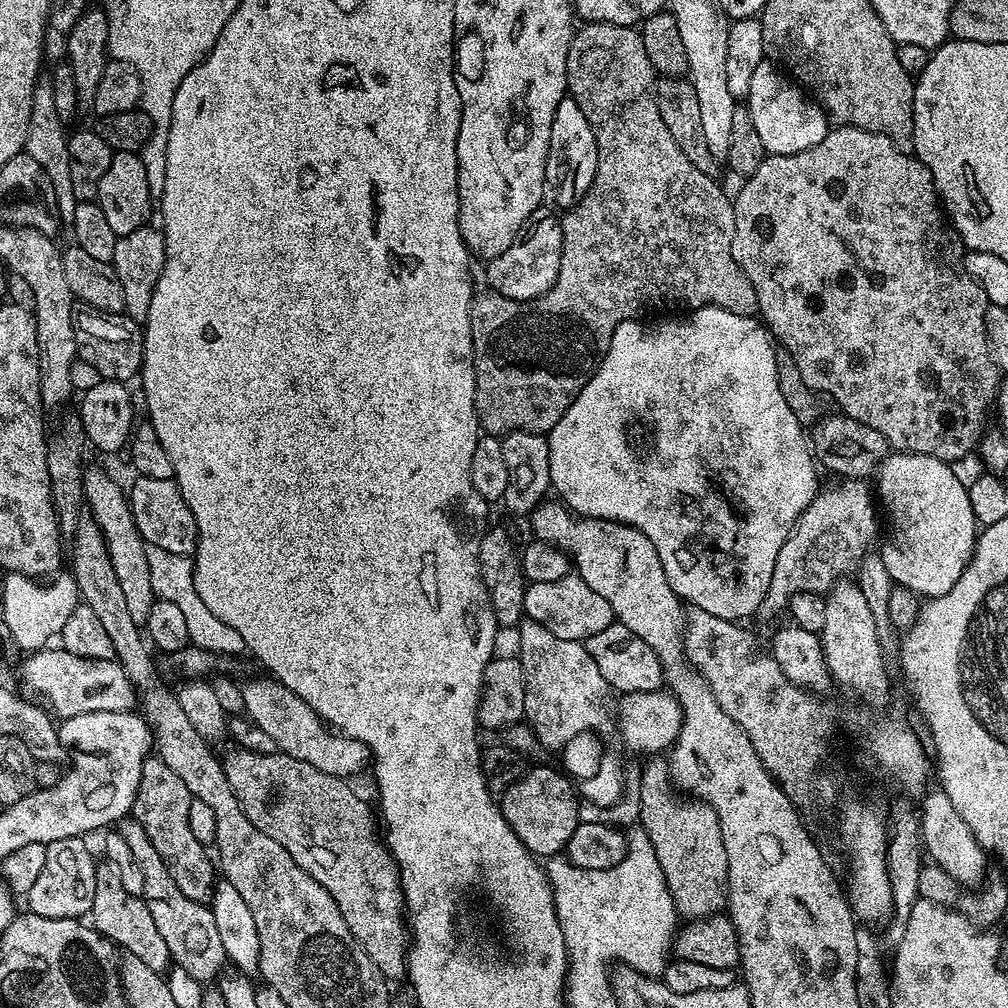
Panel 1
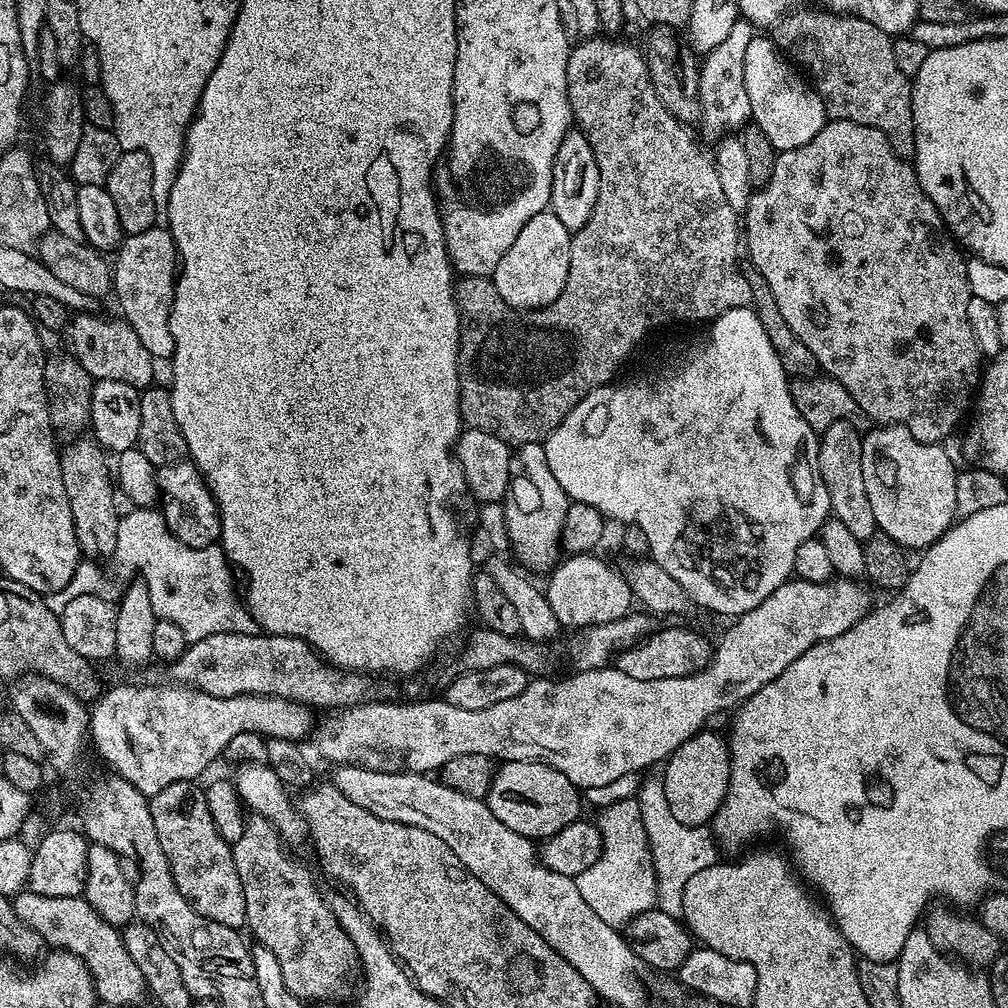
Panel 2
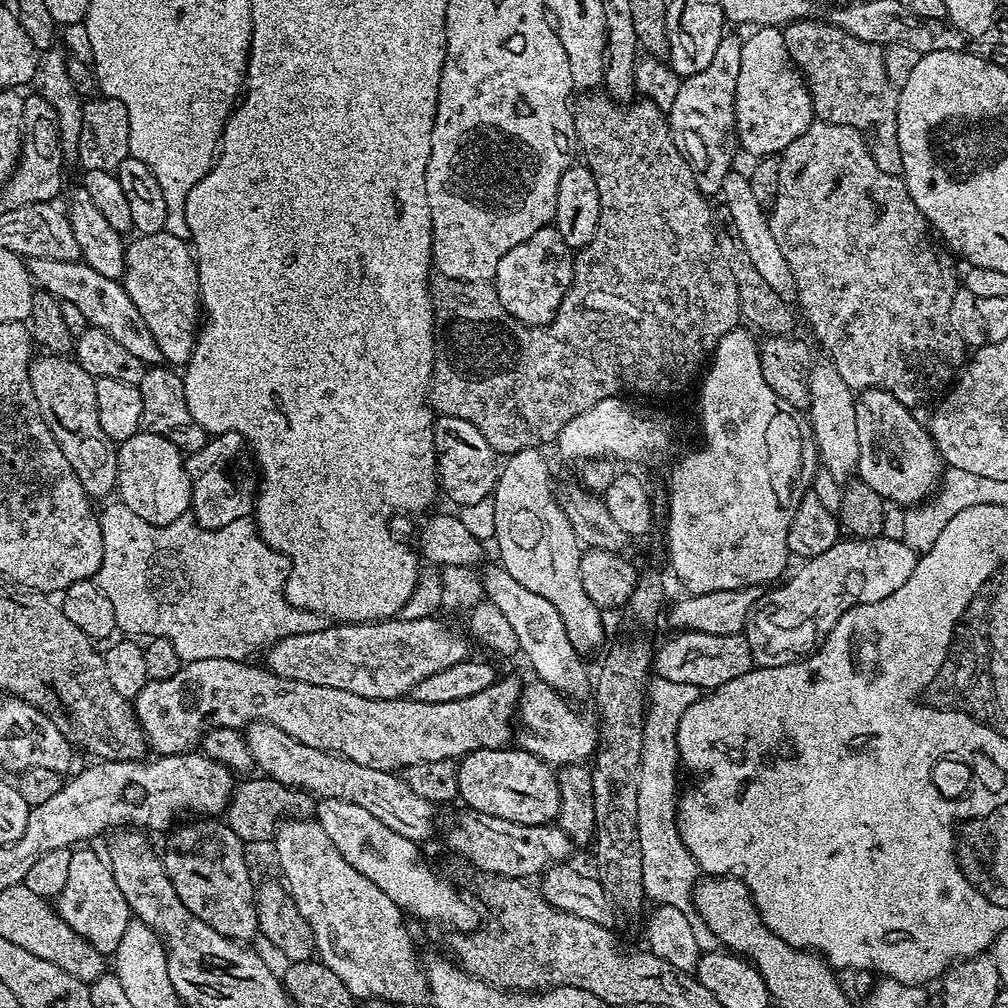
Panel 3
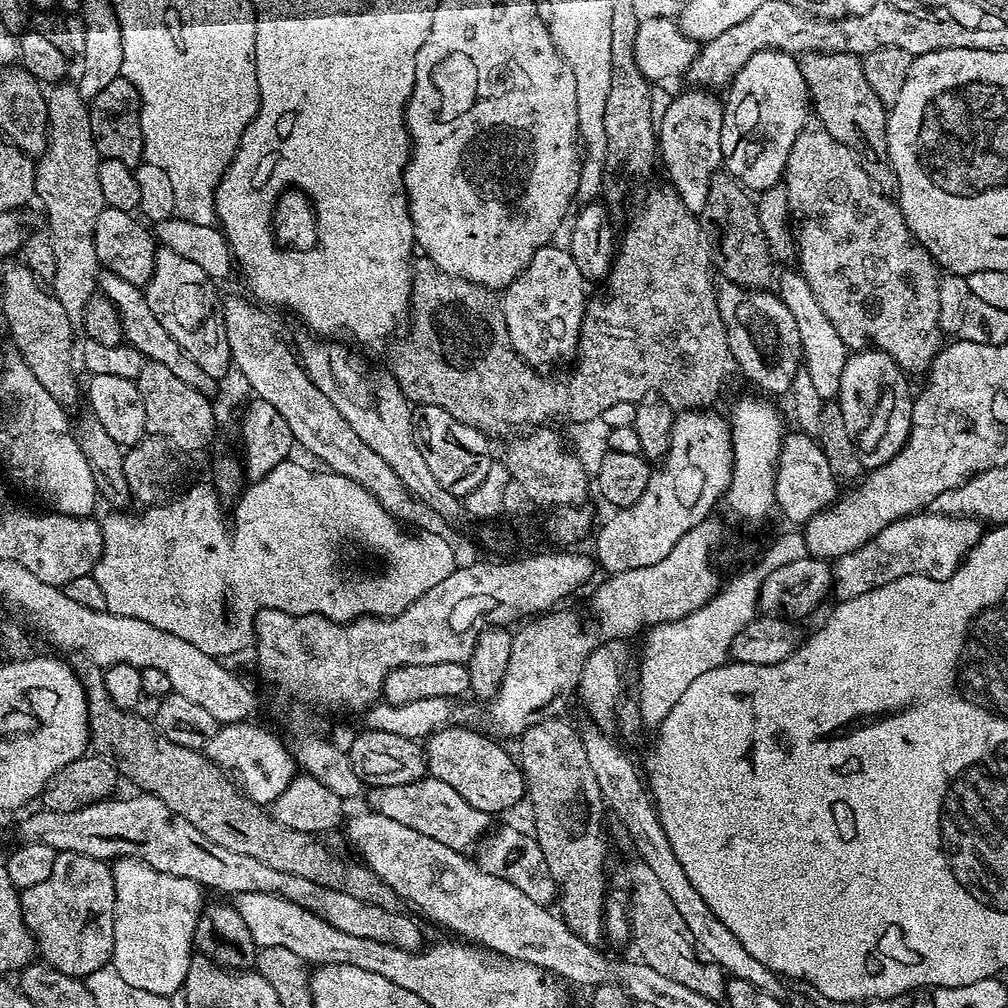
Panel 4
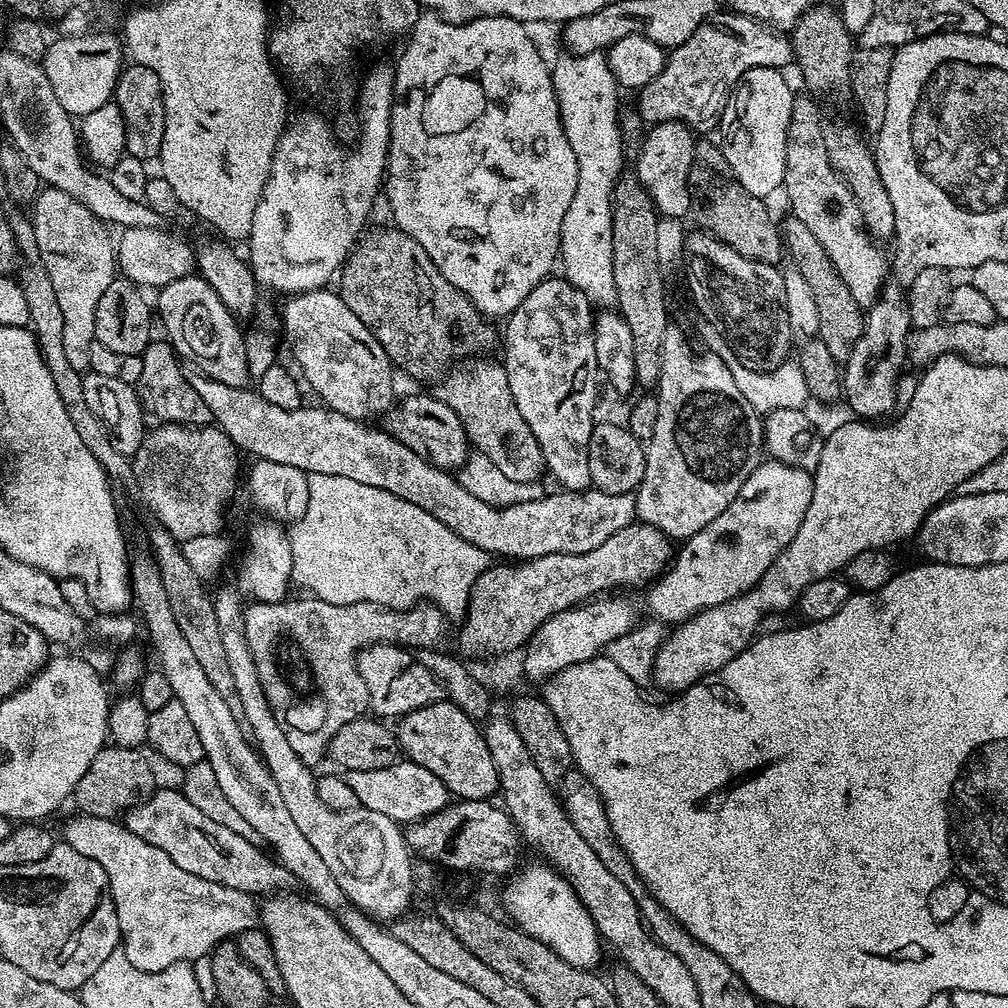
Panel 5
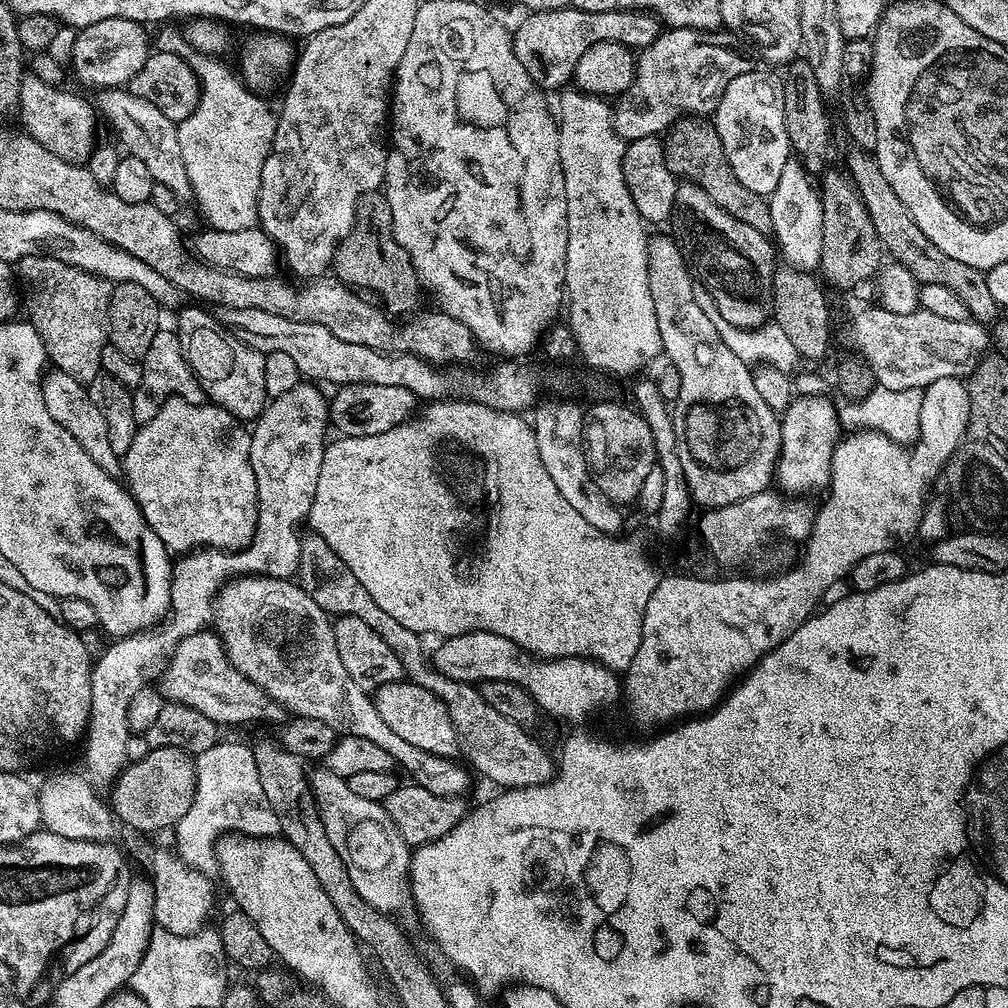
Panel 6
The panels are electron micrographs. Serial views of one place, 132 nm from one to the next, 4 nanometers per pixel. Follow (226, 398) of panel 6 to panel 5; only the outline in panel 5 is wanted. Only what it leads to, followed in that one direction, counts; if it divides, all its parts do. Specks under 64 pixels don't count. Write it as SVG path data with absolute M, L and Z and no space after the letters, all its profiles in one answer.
M191 274L178 278L177 281L159 289L160 297L154 300L154 308L158 313L158 320L164 323L167 339L181 361L193 364L195 371L206 378L214 378L214 382L222 382L225 386L245 387L248 379L248 346L245 333L240 333L237 317L234 317L222 306L222 298L214 294L214 286L210 286L204 277L199 274Z

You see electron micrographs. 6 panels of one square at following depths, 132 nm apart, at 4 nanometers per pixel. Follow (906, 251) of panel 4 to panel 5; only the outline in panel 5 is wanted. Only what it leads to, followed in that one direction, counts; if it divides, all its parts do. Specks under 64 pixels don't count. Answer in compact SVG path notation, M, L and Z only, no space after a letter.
M797 95L793 99L790 110L790 126L786 130L786 174L782 192L783 195L788 195L788 204L792 207L789 208L791 215L800 219L814 233L814 238L818 238L818 242L822 242L822 250L826 250L830 262L834 262L834 270L838 270L842 282L846 282L846 290L850 290L850 294L854 294L854 302L858 302L861 306L871 306L876 303L880 290L890 275L888 260L884 257L883 250L880 249L883 247L874 242L868 229L865 228L862 210L858 206L850 186L844 177L838 175L834 166L830 166L830 158L826 154L826 142L824 141L826 124L825 121L820 121L820 108L815 104L817 101L811 95L803 95Z

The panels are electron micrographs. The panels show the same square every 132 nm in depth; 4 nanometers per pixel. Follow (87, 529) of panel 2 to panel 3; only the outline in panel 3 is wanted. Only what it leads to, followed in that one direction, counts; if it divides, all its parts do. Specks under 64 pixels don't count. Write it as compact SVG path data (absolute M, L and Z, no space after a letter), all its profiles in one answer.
M40 354L30 366L30 386L34 386L38 410L50 434L54 434L54 442L58 442L62 454L66 454L66 462L70 462L78 482L82 482L82 490L90 498L112 496L117 491L118 478L118 444L102 430L96 381L96 377L82 370L75 358Z

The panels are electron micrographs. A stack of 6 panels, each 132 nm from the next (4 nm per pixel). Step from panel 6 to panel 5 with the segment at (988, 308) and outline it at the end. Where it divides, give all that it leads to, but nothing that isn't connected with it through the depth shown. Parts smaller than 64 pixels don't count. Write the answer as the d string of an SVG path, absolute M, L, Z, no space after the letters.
M812 3L804 11L802 18L798 18L798 22L791 28L790 39L794 64L795 67L800 67L800 76L808 83L807 91L817 97L833 96L836 100L847 101L852 87L850 74L854 55L854 36L846 30L839 7L835 3Z

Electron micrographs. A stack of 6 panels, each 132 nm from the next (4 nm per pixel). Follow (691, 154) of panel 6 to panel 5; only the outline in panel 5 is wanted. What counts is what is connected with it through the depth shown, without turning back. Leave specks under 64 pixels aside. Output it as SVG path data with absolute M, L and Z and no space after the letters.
M703 139L697 143L688 185L696 203L694 216L704 223L701 225L707 231L746 258L767 264L781 263L780 255L785 255L786 247L777 225L776 228L772 225L771 210L761 197L750 194L750 190L734 178L734 170L730 170L730 162L726 162L726 154L719 143L711 144Z

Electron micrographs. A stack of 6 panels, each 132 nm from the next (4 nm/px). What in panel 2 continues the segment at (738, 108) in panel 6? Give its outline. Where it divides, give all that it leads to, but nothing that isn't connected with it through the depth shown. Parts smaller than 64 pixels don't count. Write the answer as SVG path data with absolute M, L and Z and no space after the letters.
M753 35L746 50L746 94L750 97L752 120L760 127L760 132L770 138L777 153L806 146L806 142L810 142L810 138L814 138L814 134L825 126L826 113L822 98L776 47L771 35Z

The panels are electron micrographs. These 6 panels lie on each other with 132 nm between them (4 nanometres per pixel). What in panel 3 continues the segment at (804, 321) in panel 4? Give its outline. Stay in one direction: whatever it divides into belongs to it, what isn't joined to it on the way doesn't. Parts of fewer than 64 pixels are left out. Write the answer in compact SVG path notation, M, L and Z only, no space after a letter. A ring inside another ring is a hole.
M733 170L726 174L722 199L728 203L728 216L732 219L732 228L740 235L744 256L752 263L749 264L751 271L762 274L762 282L766 282L766 286L770 286L770 290L774 290L774 294L778 294L783 300L795 301L794 274L790 270L786 258L782 255L778 242L774 242L774 234L770 234L769 213L766 211L765 205L753 193L747 175L743 171L740 173L739 170ZM831 362L813 363L808 385L810 402L806 409L806 424L810 429L810 440L816 443L819 463L839 482L844 482L856 472L858 466L858 414L856 413L857 393L838 374ZM809 424L809 425L808 425ZM812 427L812 432L811 428ZM849 475L849 476L848 476ZM848 476L848 477L847 477Z

